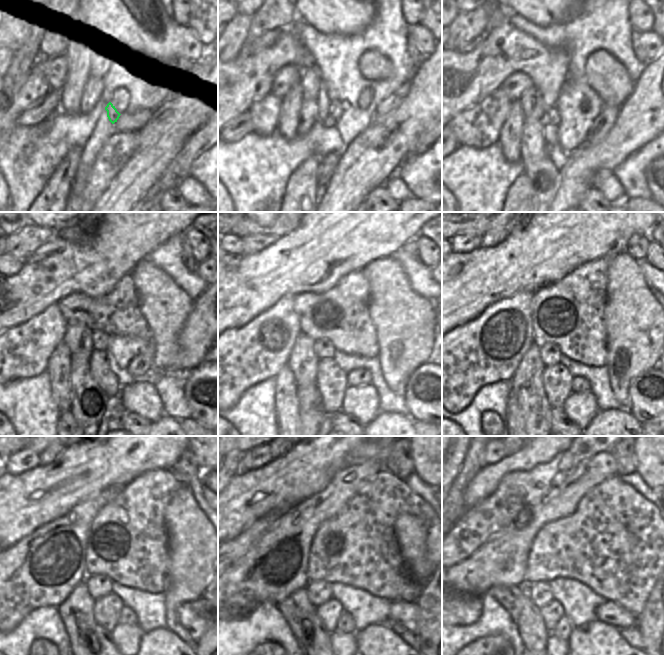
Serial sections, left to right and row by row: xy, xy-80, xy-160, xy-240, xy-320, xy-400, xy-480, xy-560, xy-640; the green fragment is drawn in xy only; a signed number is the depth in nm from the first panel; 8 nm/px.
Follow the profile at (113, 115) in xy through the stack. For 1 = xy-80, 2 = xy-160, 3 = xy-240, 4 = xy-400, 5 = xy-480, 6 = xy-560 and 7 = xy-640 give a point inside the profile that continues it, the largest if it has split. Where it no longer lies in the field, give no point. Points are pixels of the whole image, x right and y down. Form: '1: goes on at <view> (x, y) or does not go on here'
1: goes on at xy-80 (329, 121)
2: goes on at xy-160 (550, 135)
3: goes on at xy-240 (111, 381)
4: goes on at xy-400 (557, 380)
5: goes on at xy-480 (106, 610)
6: goes on at xy-560 (329, 612)
7: goes on at xy-640 (552, 612)

